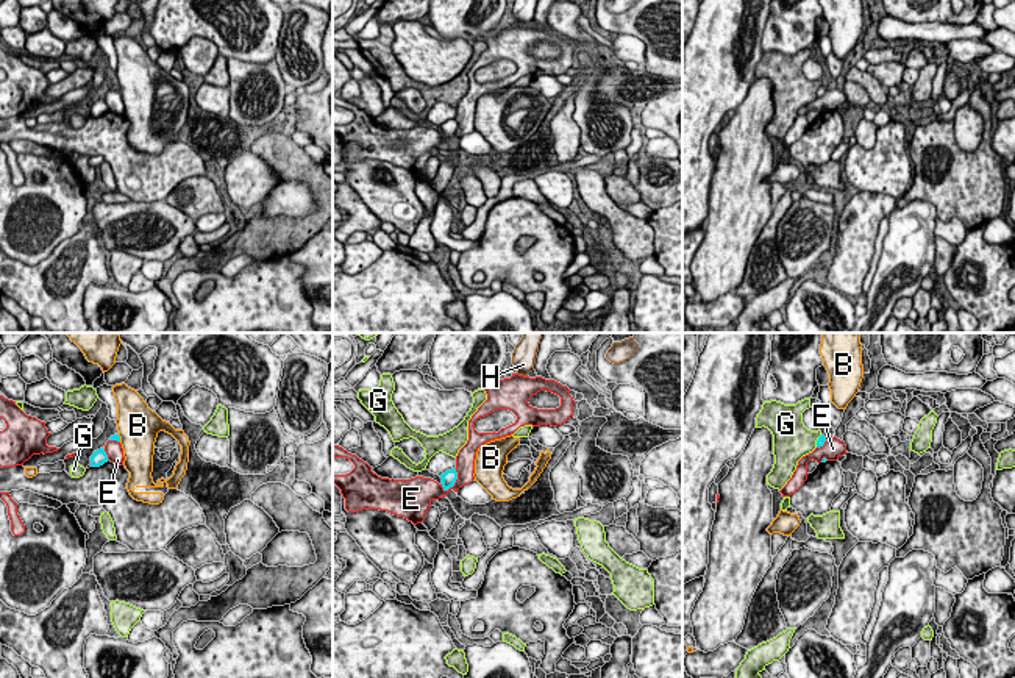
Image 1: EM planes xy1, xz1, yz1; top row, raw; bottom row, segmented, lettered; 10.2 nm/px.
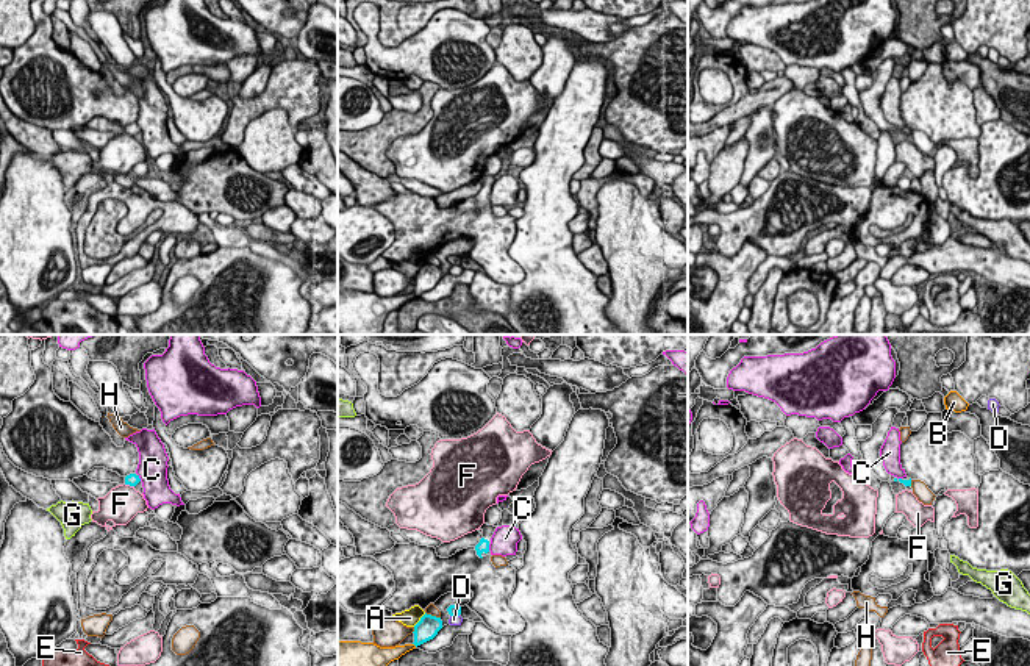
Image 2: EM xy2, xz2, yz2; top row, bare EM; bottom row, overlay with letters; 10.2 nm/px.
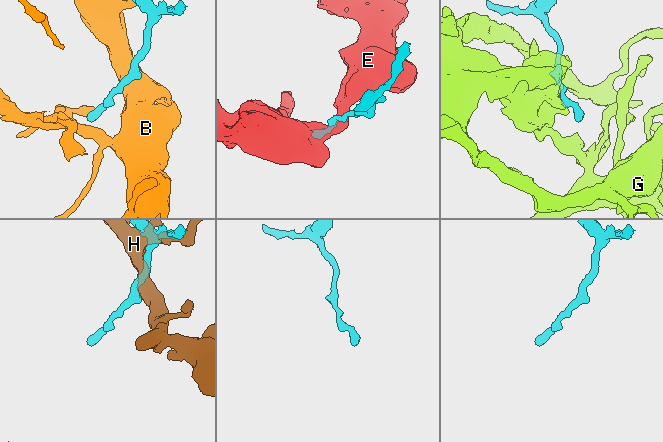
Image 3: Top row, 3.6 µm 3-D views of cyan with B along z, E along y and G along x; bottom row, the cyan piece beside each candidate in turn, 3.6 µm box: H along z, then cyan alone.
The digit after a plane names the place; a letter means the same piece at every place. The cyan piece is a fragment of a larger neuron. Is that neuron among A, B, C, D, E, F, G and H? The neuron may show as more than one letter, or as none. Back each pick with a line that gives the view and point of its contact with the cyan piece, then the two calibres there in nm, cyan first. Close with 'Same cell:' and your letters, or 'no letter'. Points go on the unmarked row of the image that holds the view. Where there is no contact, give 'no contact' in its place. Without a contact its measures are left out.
Same cell: no letter

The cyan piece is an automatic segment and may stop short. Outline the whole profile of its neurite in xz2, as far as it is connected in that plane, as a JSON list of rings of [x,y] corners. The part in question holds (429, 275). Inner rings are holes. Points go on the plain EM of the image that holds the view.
[[[424,264],[420,270],[414,275],[414,295],[420,295],[430,289],[433,289],[438,281],[442,278],[442,270],[441,267],[431,266],[431,264]]]

